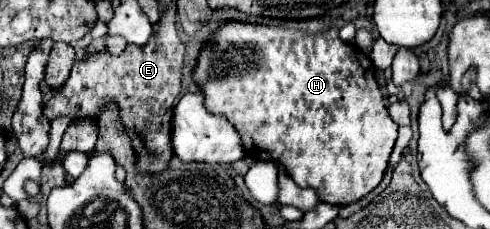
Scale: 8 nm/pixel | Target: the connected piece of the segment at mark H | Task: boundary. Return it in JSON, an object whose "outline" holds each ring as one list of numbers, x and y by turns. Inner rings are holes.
{"outline":[[226,23,218,33,214,33,214,41,208,43,200,57,198,65,194,71,194,81,200,85,204,97,206,97,206,107,212,113,228,117,228,121,234,123,236,131,240,133,244,141,244,149,248,155,254,155,260,161,278,161,286,167,288,175,296,181,298,187,310,187,318,193,318,199,330,205,348,205,358,199,362,199,366,193,370,193,374,187,380,185,384,171,388,167,388,157,392,153,392,147,398,137,398,125,390,119,382,93,378,89,378,83,374,79,374,65,372,61,354,45,344,43,338,37,338,29,330,29,318,35,306,35,302,31,294,29,284,29,284,27,264,27,264,25,248,25,248,23]]}

